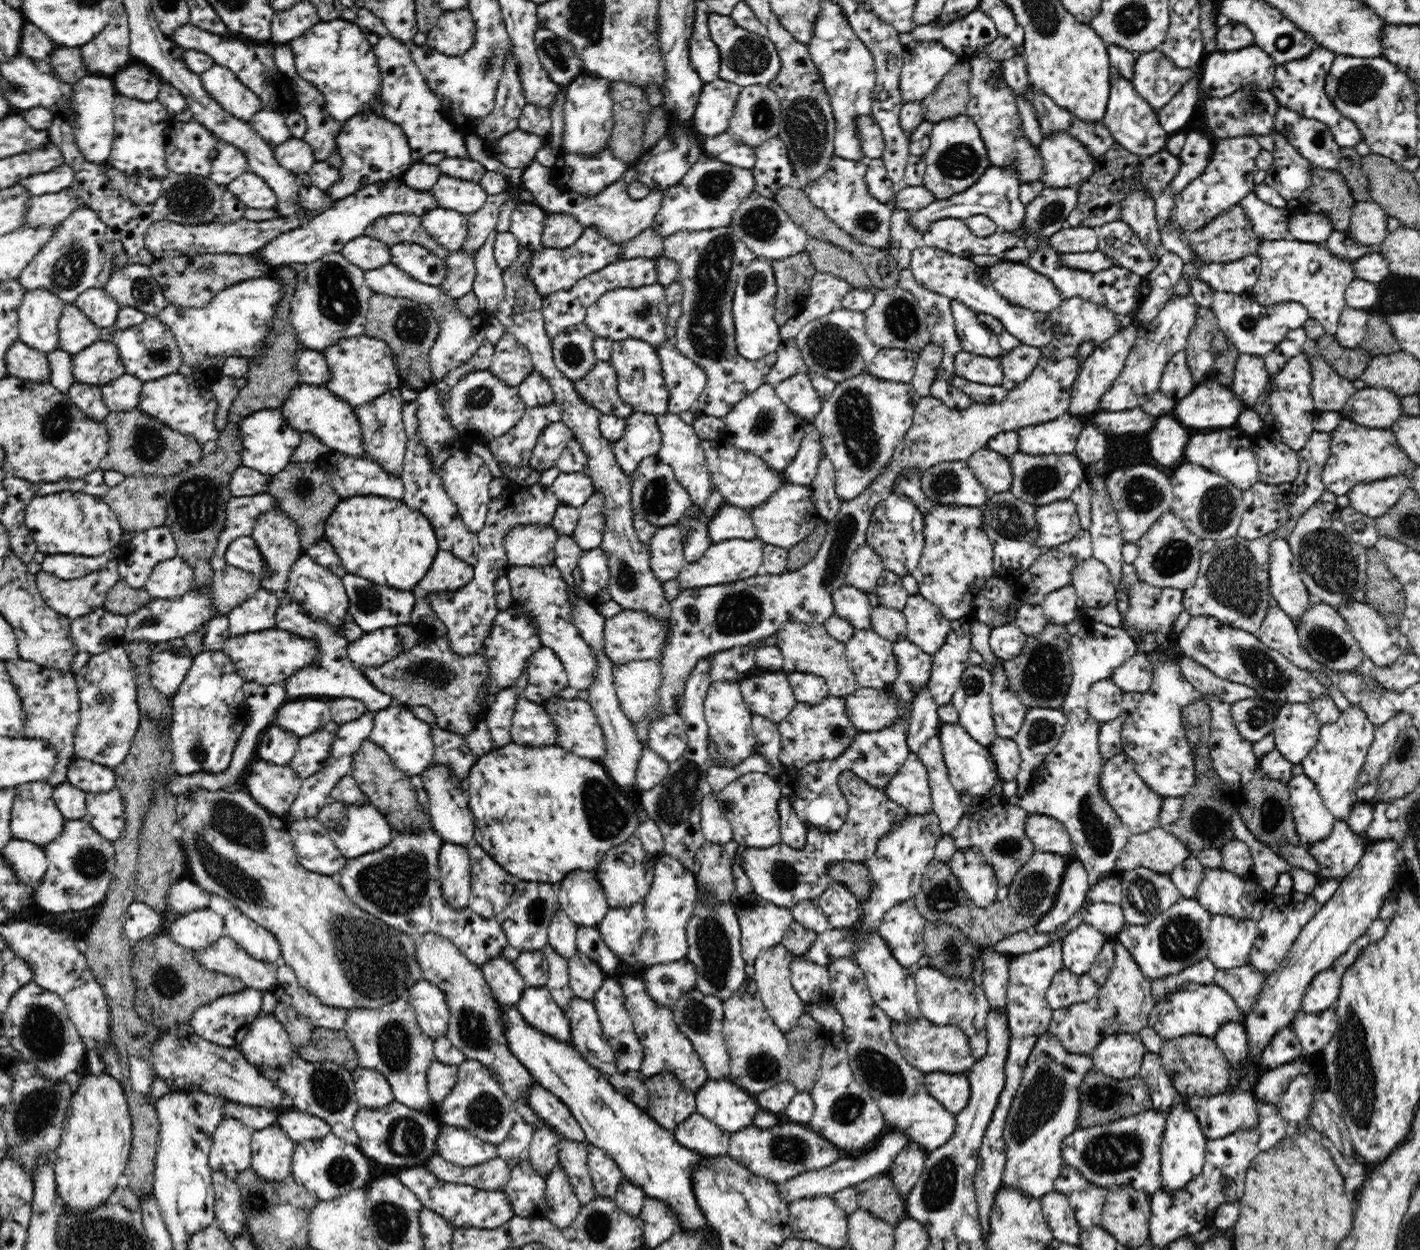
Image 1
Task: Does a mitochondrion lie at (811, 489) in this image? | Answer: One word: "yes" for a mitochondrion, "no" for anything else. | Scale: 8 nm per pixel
no

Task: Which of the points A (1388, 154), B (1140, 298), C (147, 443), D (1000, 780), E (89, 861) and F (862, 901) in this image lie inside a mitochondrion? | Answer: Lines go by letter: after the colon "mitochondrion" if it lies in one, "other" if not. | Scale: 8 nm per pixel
A: other
B: other
C: mitochondrion
D: other
E: mitochondrion
F: other

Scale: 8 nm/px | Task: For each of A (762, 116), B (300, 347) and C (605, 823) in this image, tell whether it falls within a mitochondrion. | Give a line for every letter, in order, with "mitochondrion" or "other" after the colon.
A: mitochondrion
B: other
C: mitochondrion

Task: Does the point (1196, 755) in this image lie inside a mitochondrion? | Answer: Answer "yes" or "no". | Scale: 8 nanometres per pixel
no

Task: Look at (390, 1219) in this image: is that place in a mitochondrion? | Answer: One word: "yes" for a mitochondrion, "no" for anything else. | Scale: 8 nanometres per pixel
yes

